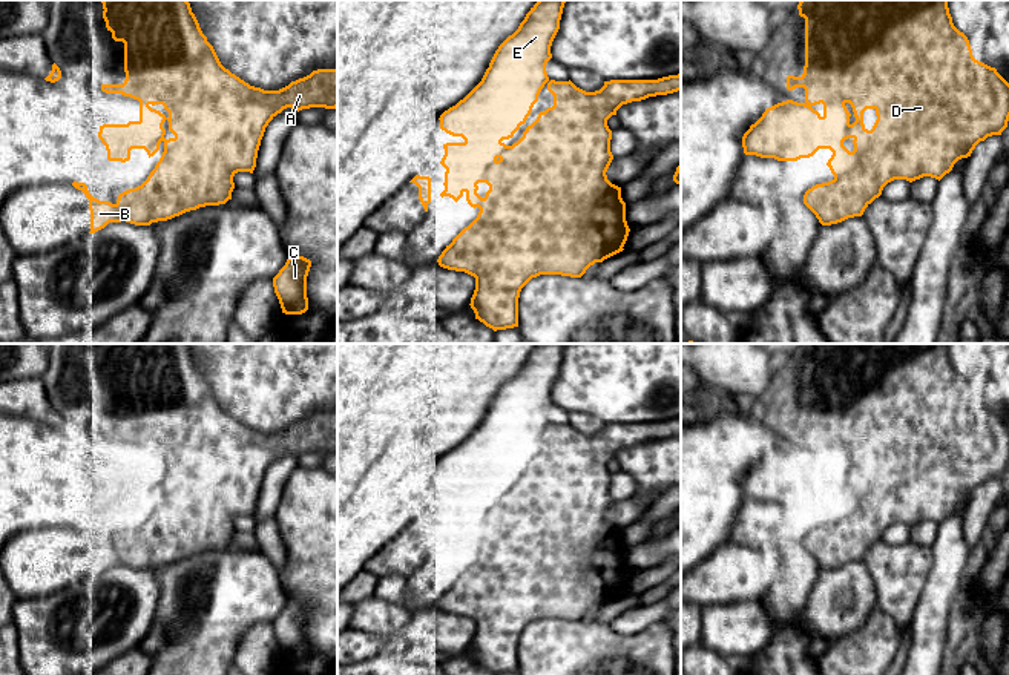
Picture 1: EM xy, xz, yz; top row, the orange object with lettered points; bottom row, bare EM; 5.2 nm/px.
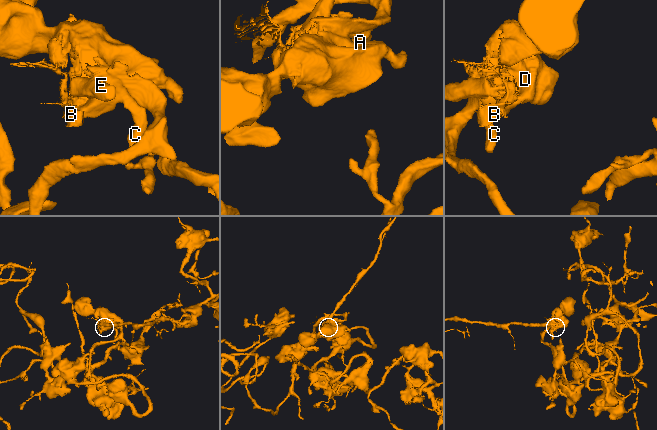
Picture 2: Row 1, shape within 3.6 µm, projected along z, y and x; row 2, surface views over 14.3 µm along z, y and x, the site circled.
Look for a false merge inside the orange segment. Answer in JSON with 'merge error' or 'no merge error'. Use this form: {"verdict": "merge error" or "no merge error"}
{"verdict": "merge error"}

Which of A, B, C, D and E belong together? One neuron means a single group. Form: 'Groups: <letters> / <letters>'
Groups: A B C D / E

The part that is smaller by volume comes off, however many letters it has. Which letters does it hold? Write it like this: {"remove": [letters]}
{"remove": ["E"]}

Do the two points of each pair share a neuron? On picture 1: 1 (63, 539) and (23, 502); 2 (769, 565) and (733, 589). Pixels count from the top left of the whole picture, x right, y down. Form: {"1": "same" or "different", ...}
{"1": "different", "2": "same"}

